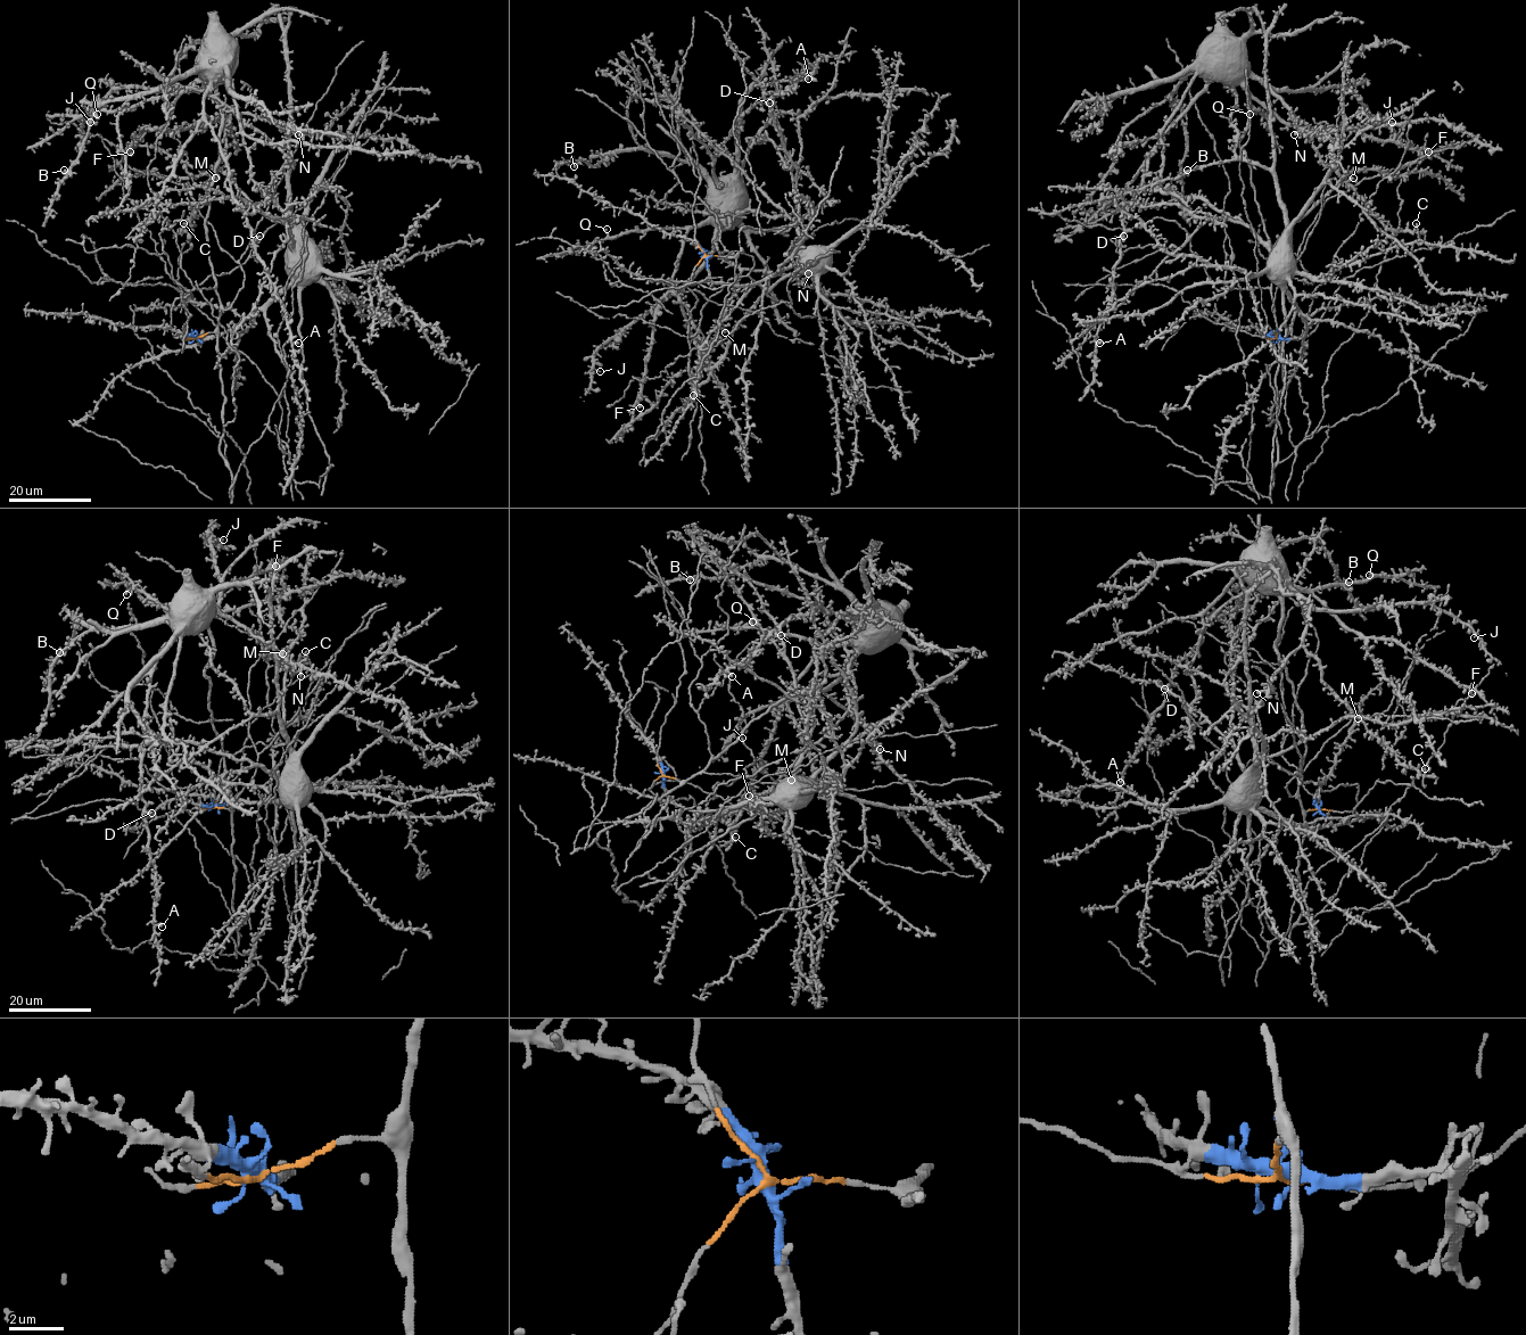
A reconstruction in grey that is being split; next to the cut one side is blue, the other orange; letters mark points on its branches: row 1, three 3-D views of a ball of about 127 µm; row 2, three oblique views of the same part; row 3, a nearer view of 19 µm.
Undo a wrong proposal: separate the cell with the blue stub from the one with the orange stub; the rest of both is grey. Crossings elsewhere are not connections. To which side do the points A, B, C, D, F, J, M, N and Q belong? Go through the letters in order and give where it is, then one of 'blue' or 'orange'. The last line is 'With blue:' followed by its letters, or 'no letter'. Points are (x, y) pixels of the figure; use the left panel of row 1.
A: (298, 343) | orange
B: (64, 170) | orange
C: (183, 223) | orange
D: (260, 236) | orange
F: (130, 151) | orange
J: (90, 122) | orange
M: (215, 178) | orange
N: (298, 134) | orange
Q: (97, 114) | orange
With blue: no letter

